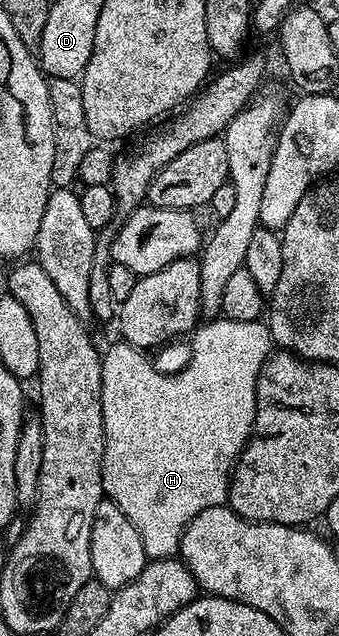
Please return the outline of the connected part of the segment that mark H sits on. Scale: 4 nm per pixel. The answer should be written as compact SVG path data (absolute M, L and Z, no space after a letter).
M223 317L213 318L211 321L205 322L203 325L197 326L196 330L191 332L192 339L192 356L188 359L188 364L181 371L176 371L173 375L163 375L150 360L147 359L145 352L138 347L132 347L123 341L117 341L107 352L103 352L100 360L100 368L102 369L102 421L104 422L104 460L102 461L102 485L107 498L111 499L114 505L118 505L118 509L122 509L122 513L126 513L126 518L130 520L130 525L134 525L134 529L138 529L138 537L142 537L142 549L147 553L149 560L153 559L170 559L179 552L180 538L182 533L190 525L190 521L194 521L194 517L198 517L198 513L202 513L202 509L210 509L211 507L223 507L228 502L228 486L232 484L232 469L236 466L236 460L240 454L244 452L244 447L248 444L248 439L252 436L252 426L256 420L256 390L258 389L258 373L262 373L262 365L267 361L269 355L273 354L274 344L272 334L268 328L267 322L255 319L254 321L234 321Z

